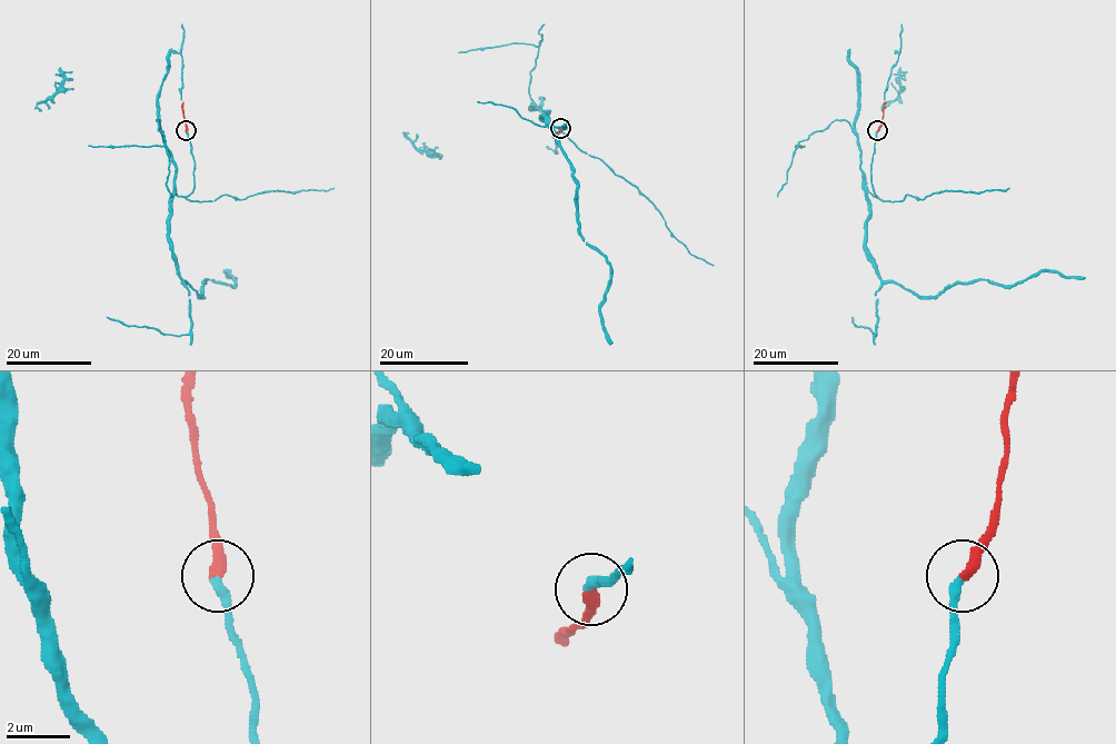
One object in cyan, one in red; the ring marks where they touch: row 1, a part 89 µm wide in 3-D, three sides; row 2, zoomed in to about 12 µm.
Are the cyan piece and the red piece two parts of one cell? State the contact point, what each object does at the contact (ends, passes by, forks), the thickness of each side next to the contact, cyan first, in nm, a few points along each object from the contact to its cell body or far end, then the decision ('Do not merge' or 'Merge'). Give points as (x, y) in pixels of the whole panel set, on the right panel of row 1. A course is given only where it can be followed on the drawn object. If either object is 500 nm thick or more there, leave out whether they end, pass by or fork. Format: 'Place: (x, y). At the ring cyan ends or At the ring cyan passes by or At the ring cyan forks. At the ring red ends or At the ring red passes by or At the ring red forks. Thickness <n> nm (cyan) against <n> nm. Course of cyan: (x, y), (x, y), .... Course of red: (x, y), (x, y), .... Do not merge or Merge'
Place: (877, 130). At the ring cyan ends. At the ring red ends. Thickness 280 nm (cyan) against 360 nm. Course of cyan: (877, 131), (866, 249), (883, 280), (937, 297), (958, 283), (1016, 285), (1042, 271), (1085, 277). Course of red: (877, 131), (885, 102). Merge

